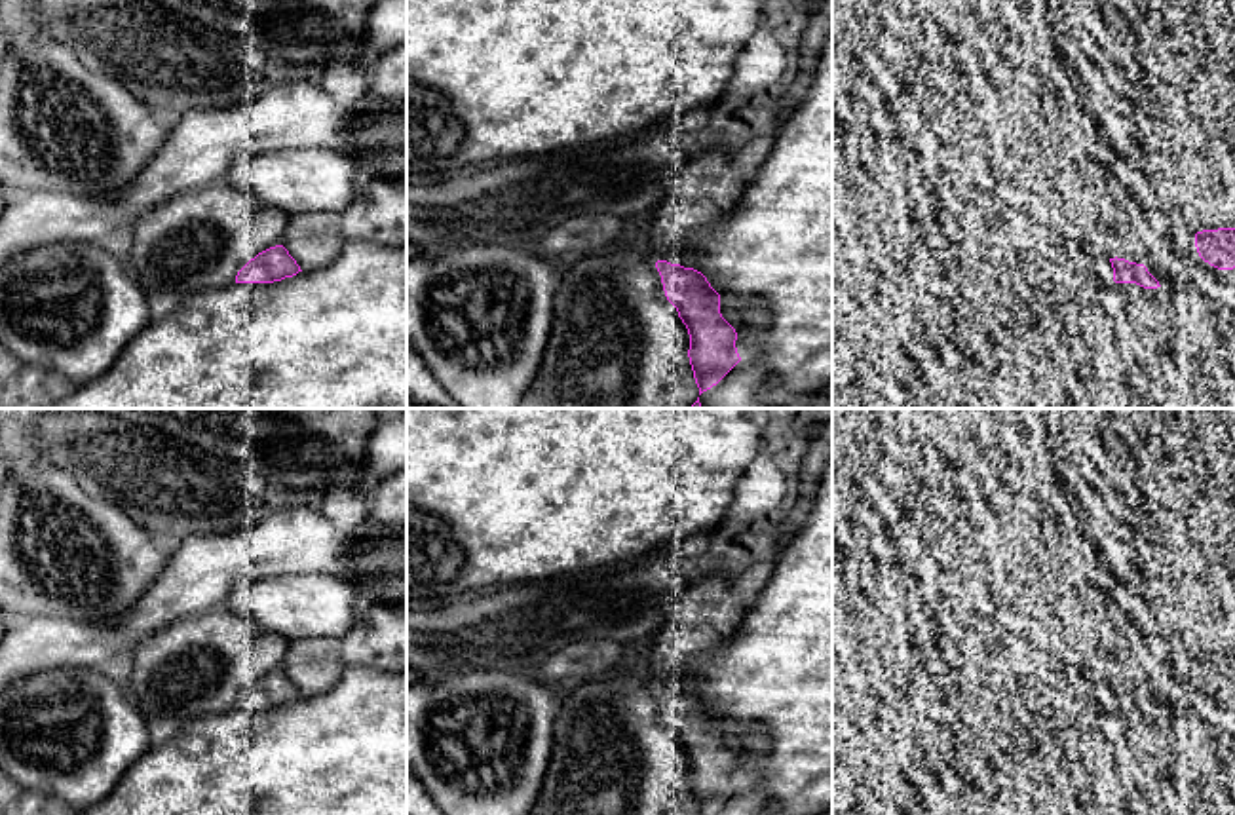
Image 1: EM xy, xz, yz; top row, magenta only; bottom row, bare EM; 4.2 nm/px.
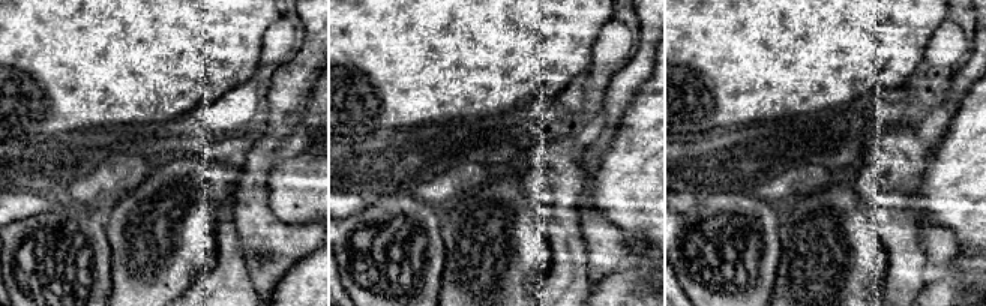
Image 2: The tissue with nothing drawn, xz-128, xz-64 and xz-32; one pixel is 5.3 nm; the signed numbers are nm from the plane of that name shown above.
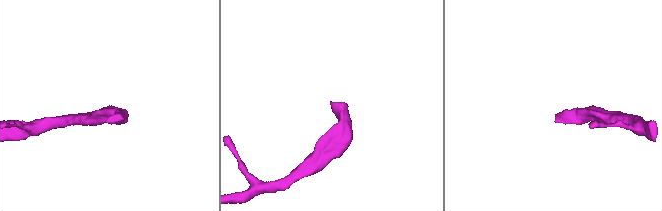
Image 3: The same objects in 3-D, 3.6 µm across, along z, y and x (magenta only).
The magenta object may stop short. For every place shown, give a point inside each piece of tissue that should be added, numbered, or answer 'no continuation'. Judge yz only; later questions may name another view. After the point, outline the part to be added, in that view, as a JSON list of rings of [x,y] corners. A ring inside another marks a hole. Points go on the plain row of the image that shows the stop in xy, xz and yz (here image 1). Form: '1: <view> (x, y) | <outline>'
1: yz (1059, 700) | [[[1054,676],[1028,692],[1030,705],[1041,711],[1051,726],[1072,720],[1085,709],[1112,709],[1113,693],[1106,682],[1068,682]]]

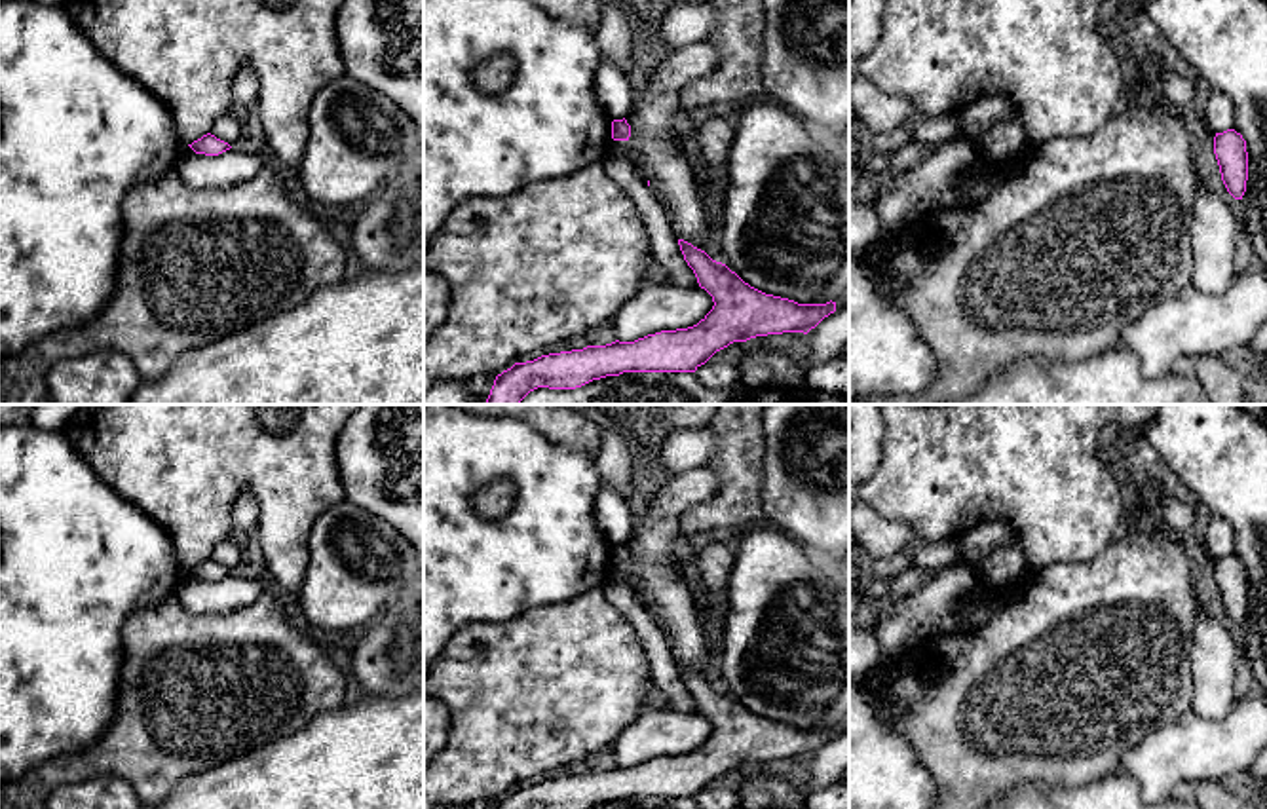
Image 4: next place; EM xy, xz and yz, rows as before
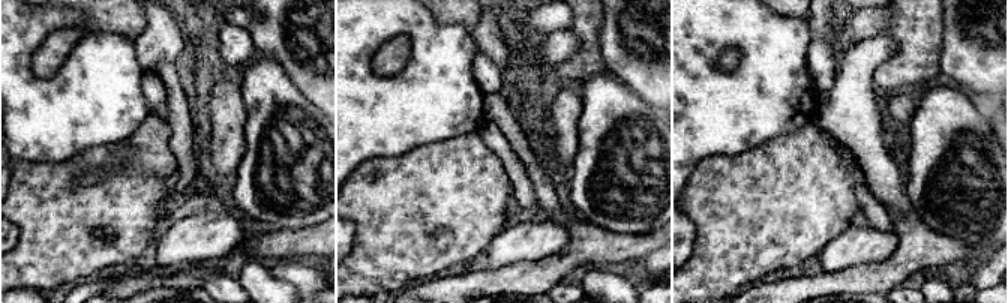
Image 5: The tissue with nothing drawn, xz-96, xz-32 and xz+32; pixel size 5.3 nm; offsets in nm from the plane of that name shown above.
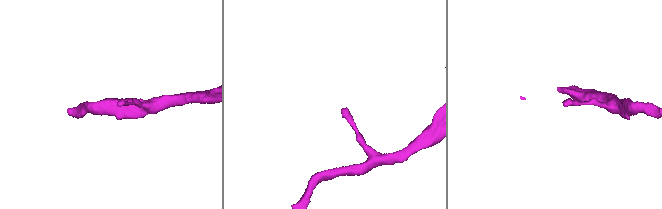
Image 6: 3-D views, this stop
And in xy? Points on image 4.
no continuation

